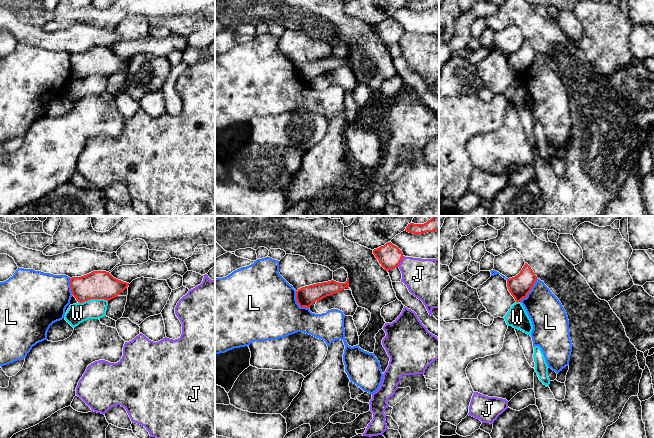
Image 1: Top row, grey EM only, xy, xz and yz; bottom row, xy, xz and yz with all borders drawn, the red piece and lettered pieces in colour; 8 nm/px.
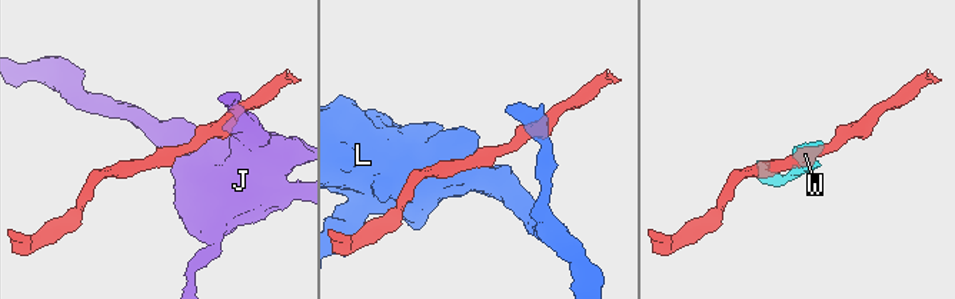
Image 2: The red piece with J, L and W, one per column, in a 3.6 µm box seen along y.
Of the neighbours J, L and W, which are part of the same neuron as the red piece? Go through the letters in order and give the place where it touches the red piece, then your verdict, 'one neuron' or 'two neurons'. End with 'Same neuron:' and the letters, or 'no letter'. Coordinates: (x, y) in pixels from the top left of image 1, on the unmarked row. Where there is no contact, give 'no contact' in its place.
J: meets red in xz at (400, 37); two neurons
L: meets red in yz at (530, 66); two neurons
W: meets red in xy at (92, 74); two neurons
Same neuron: no letter

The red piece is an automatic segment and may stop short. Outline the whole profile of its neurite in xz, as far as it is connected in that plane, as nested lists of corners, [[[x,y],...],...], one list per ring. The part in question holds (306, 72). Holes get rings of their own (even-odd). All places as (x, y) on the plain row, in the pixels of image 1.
[[[349,55],[345,59],[334,56],[317,59],[302,63],[296,67],[296,76],[300,83],[310,84],[310,82],[327,72],[336,70],[349,63]]]

